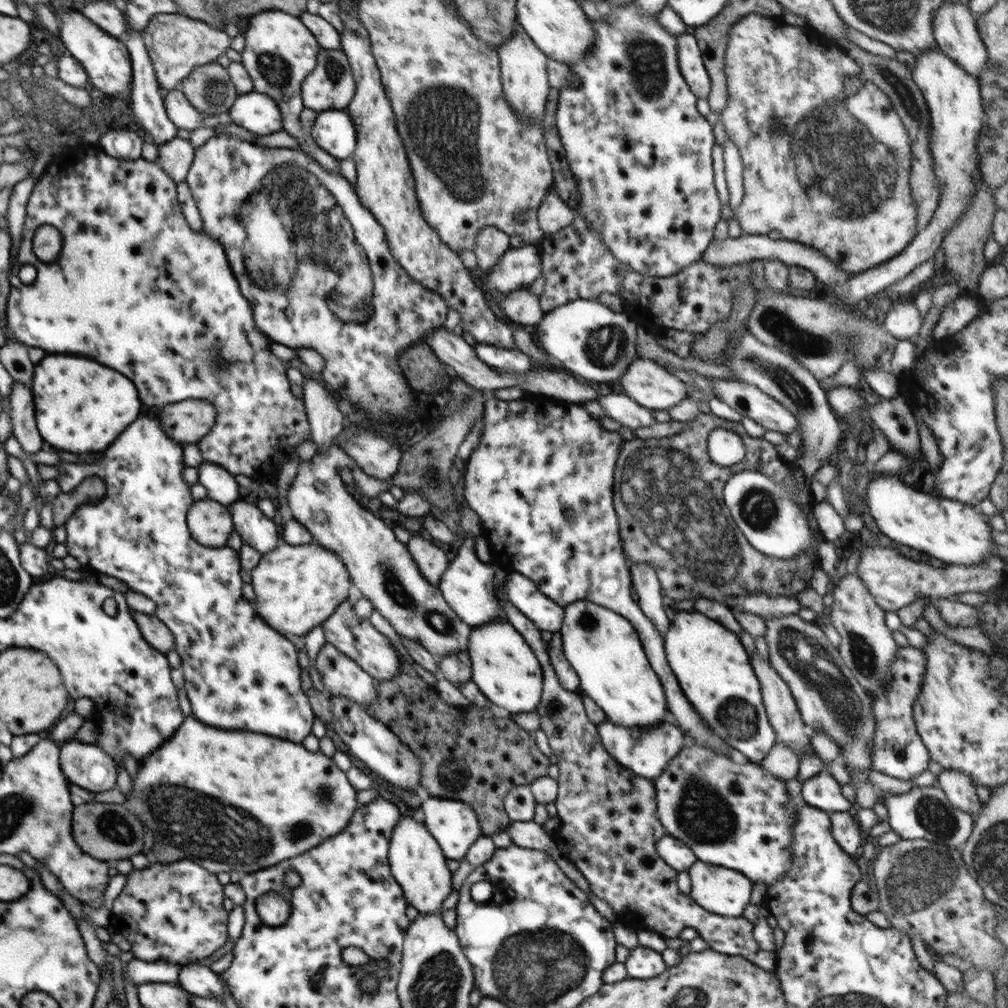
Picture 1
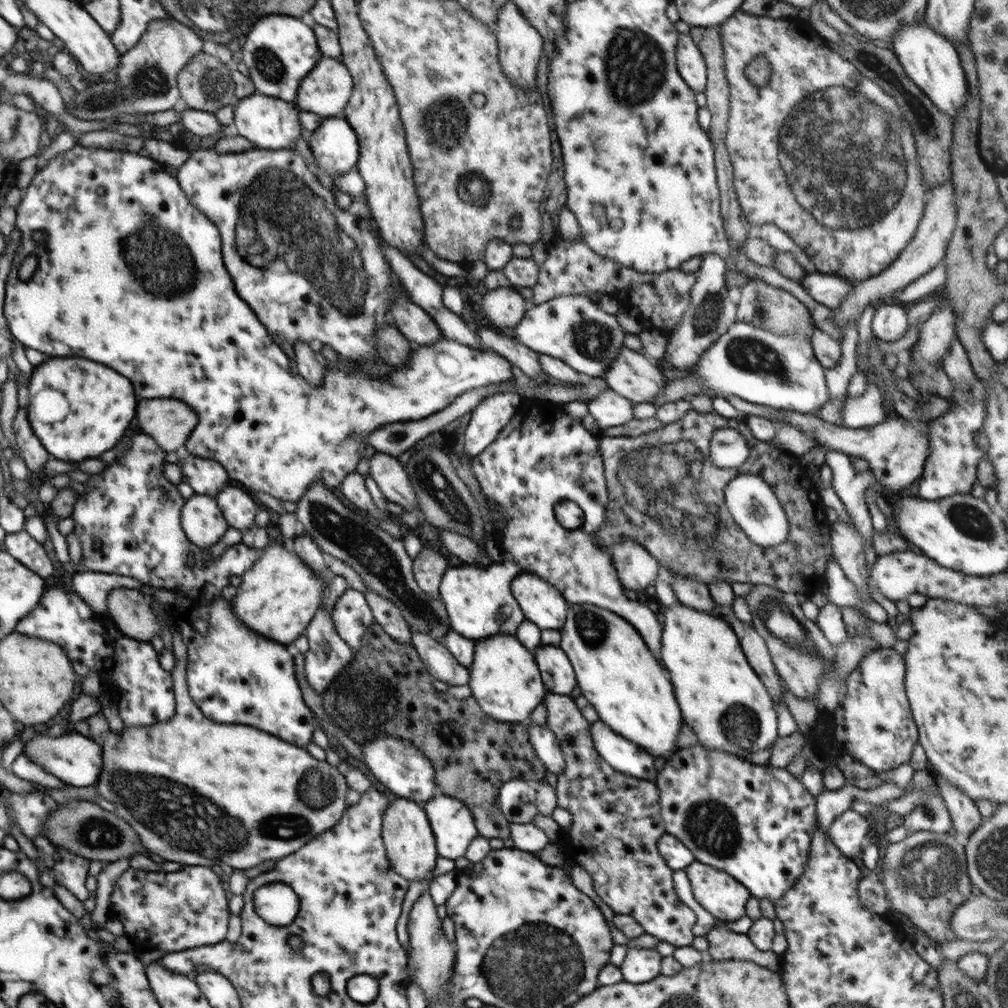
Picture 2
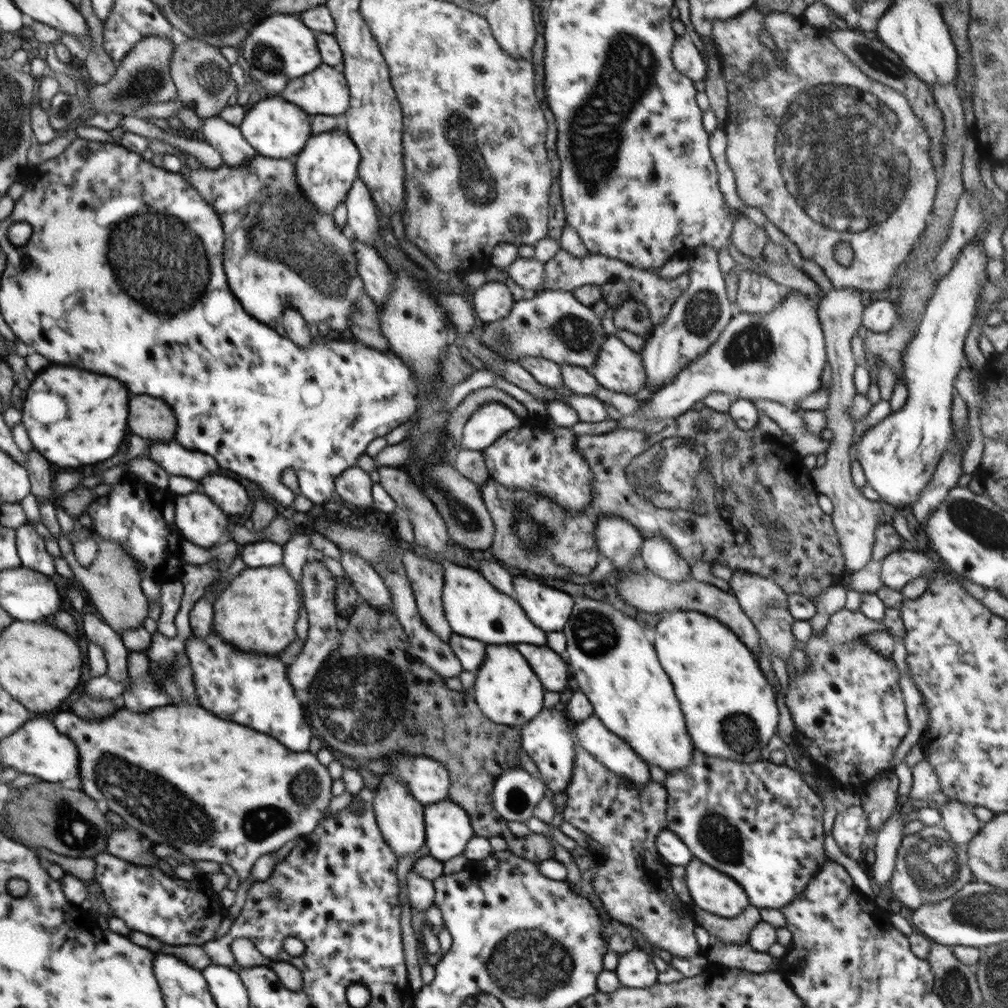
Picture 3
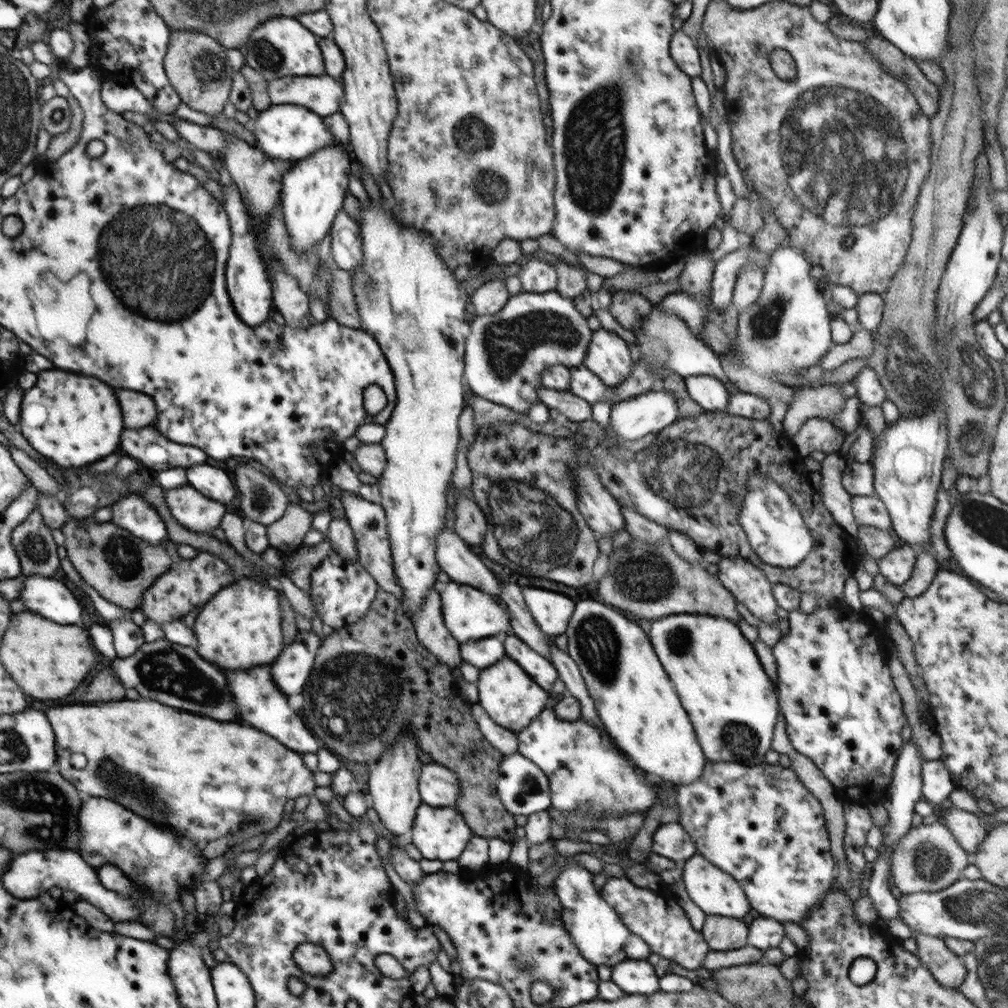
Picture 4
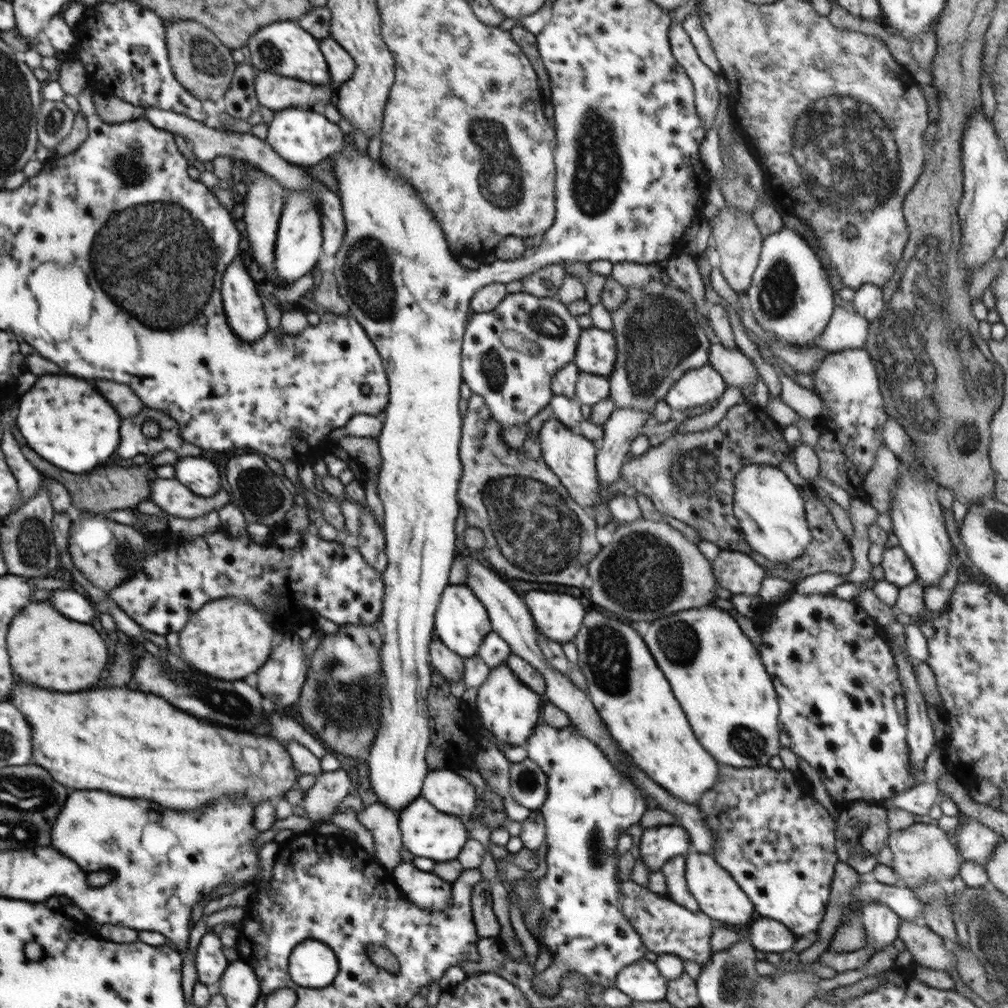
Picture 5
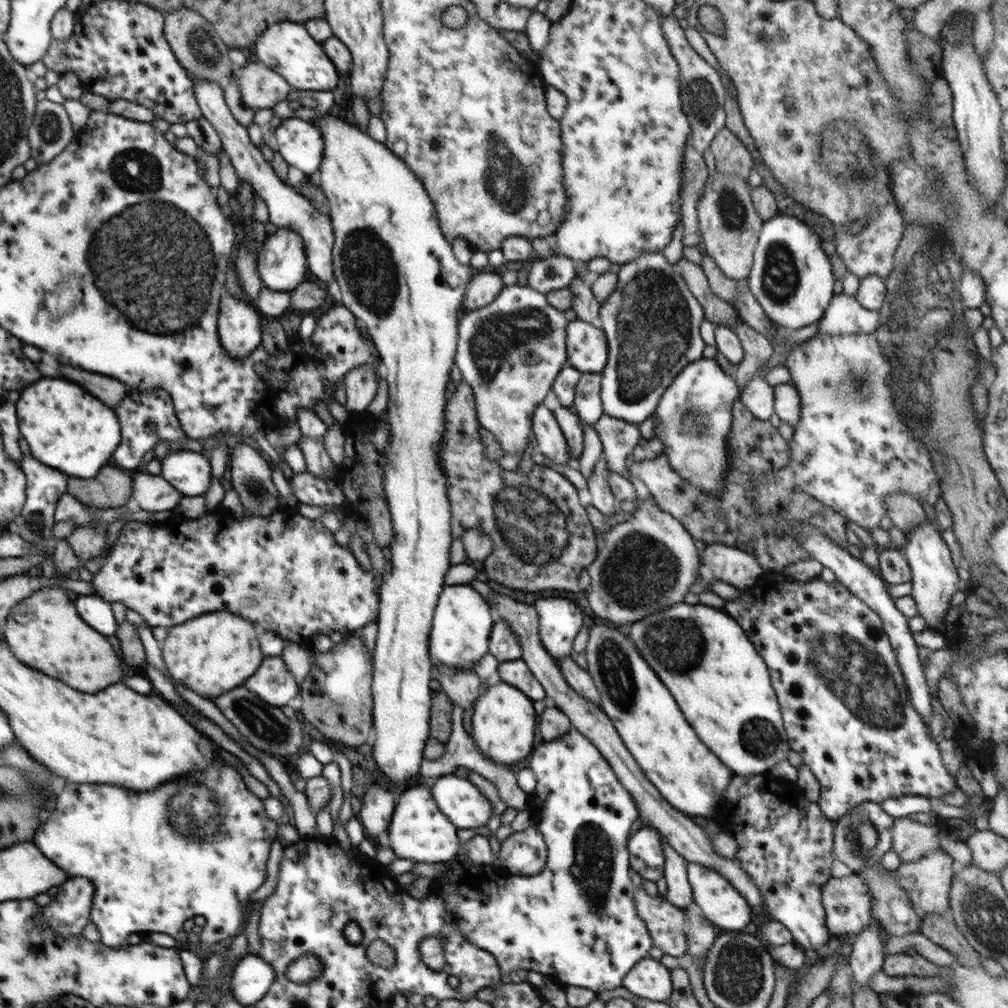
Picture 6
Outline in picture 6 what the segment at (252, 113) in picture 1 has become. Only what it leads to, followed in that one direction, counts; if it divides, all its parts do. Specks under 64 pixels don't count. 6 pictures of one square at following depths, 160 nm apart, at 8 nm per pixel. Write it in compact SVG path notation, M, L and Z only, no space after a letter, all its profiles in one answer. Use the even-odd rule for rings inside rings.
M296 117L284 119L275 130L281 158L308 176L317 175L324 152L320 132L311 121Z

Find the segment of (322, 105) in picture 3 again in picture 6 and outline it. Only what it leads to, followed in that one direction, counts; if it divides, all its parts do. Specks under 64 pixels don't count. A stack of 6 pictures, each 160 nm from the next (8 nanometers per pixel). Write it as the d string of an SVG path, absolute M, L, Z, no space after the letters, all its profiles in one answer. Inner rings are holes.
M248 63L246 67L235 67L230 79L239 82L243 101L253 109L272 109L278 102L286 100L291 84L277 72L264 66L262 63Z

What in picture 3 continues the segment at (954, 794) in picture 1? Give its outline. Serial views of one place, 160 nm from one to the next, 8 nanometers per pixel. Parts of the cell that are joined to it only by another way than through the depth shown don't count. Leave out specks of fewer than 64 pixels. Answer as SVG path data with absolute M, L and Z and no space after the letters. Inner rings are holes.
M950 799L939 811L944 820L944 830L949 833L952 841L960 846L966 847L982 828L982 821L959 800Z

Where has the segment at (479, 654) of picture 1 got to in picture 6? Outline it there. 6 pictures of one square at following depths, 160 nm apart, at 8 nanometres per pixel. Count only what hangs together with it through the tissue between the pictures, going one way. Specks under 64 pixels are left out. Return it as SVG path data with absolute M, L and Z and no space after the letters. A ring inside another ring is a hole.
M493 679L488 690L479 696L474 704L472 736L476 746L493 761L520 767L526 764L534 747L535 711L533 702L515 686L499 679Z

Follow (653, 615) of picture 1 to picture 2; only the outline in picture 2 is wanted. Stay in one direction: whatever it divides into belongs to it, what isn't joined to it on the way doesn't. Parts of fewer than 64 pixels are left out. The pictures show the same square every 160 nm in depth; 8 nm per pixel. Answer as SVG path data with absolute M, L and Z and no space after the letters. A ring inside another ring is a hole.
M629 538L610 546L609 551L623 586L643 592L647 600L654 598L652 586L659 575L659 562L641 544Z

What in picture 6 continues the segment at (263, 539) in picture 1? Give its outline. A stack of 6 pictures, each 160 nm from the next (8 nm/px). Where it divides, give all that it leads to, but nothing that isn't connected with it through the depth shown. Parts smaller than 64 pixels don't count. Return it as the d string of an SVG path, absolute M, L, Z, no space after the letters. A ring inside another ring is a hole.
M183 448L178 452L168 453L160 462L160 476L174 488L178 488L183 496L200 496L210 488L213 477L210 460L202 453Z

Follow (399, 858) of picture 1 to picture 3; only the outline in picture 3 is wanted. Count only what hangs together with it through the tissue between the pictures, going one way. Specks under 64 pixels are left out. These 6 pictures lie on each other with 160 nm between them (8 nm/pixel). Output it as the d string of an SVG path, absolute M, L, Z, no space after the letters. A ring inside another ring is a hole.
M383 774L382 783L378 785L374 797L374 818L379 827L386 844L390 846L396 857L407 857L417 853L426 843L424 830L424 809L425 805L418 802L409 793L405 784L395 778L393 774Z

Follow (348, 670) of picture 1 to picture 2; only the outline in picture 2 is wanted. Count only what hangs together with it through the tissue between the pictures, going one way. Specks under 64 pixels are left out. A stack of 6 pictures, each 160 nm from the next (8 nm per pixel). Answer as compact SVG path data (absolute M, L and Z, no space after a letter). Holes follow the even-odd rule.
M324 600L321 607L314 614L312 623L304 632L309 642L309 649L305 653L305 673L308 682L319 692L324 693L331 684L337 681L339 674L353 662L355 651L350 648L343 638L336 632L332 613L324 609Z

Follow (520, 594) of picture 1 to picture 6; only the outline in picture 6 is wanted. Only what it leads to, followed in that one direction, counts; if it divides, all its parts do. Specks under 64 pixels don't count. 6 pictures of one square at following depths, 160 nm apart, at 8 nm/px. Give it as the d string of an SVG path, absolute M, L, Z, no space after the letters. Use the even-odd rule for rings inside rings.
M547 594L540 596L534 606L538 611L542 646L556 661L573 657L576 635L585 626L582 610L570 599Z

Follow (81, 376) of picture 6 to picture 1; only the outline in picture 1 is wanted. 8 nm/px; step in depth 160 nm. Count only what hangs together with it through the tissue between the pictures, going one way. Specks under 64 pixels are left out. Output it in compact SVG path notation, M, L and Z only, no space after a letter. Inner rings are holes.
M187 399L160 407L160 424L179 445L195 444L213 429L216 408L208 401Z

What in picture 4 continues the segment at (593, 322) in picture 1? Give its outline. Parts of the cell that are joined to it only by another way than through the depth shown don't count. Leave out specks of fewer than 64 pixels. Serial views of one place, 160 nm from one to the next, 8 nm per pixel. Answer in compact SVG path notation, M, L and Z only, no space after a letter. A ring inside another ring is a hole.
M558 291L542 294L520 292L510 296L496 314L478 315L467 327L465 340L464 383L474 395L498 406L504 406L514 414L528 415L532 404L540 402L539 388L542 374L550 366L584 366L584 357L590 345L593 331L588 327L587 317L574 305L573 298L564 298Z

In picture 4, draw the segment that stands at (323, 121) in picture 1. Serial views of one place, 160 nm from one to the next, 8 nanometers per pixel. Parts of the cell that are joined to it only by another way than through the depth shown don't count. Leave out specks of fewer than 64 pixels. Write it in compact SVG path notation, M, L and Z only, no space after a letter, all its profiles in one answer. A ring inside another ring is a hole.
M326 145L310 157L295 161L283 172L281 199L284 222L291 238L291 247L297 253L309 253L319 246L331 230L350 180L350 156L346 145Z

